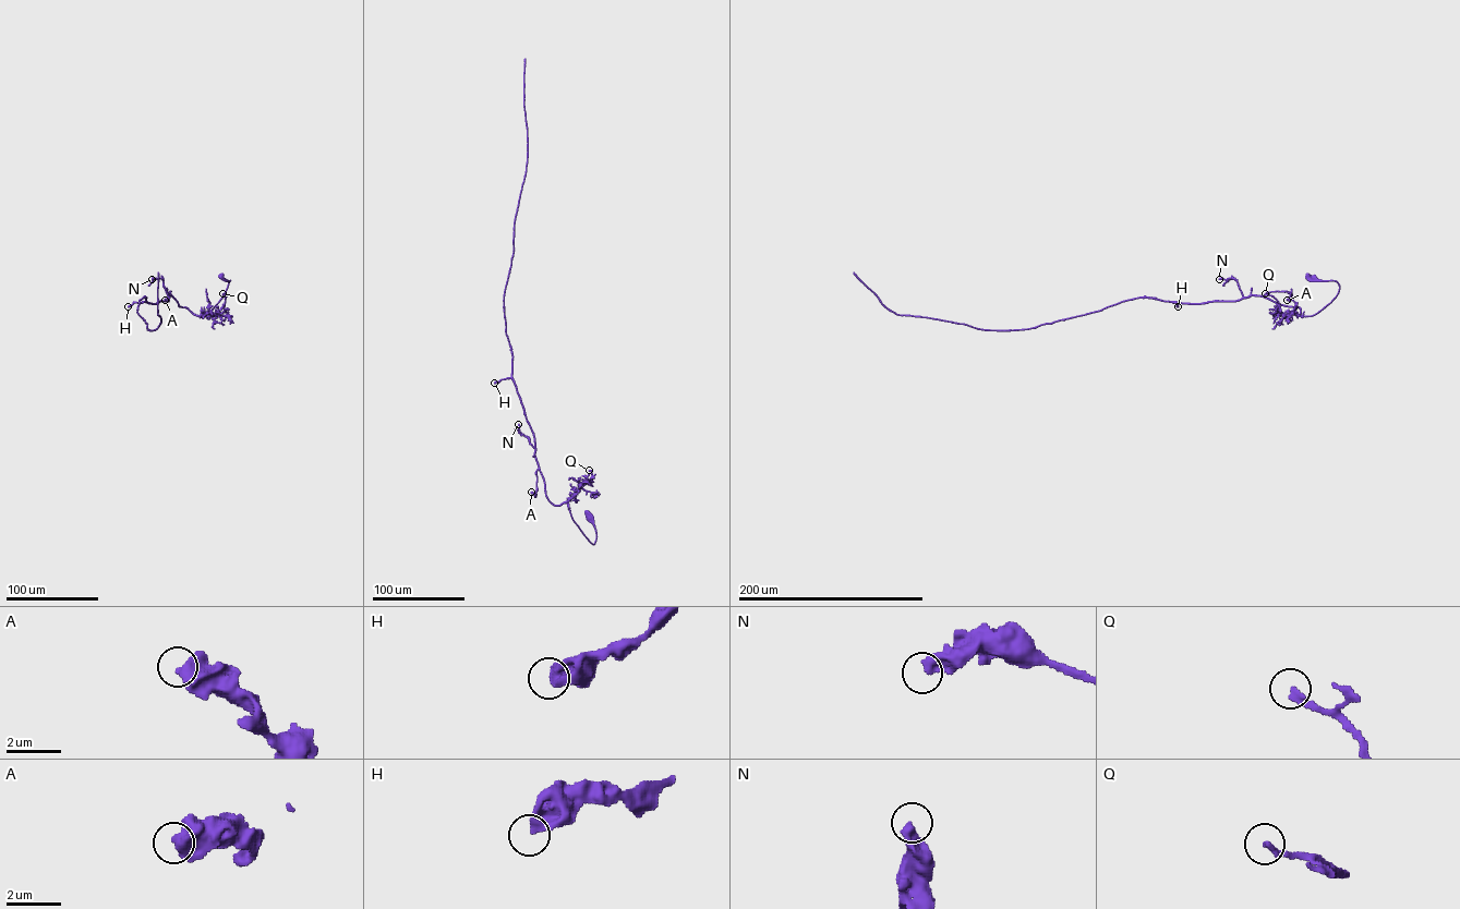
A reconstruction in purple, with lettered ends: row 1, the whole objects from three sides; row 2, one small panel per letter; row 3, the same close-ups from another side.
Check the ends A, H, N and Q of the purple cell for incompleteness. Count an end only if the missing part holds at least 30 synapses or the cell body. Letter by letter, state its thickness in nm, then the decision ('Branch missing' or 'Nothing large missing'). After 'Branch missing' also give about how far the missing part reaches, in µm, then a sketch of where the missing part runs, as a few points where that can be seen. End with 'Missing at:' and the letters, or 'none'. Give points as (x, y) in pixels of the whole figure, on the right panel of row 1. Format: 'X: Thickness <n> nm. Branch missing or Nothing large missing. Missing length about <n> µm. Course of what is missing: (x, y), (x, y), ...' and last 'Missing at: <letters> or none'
A: Thickness 750 nm. Nothing large missing
H: Thickness 500 nm. Nothing large missing
N: Thickness 440 nm. Nothing large missing
Q: Thickness 200 nm. Nothing large missing
Missing at: none

